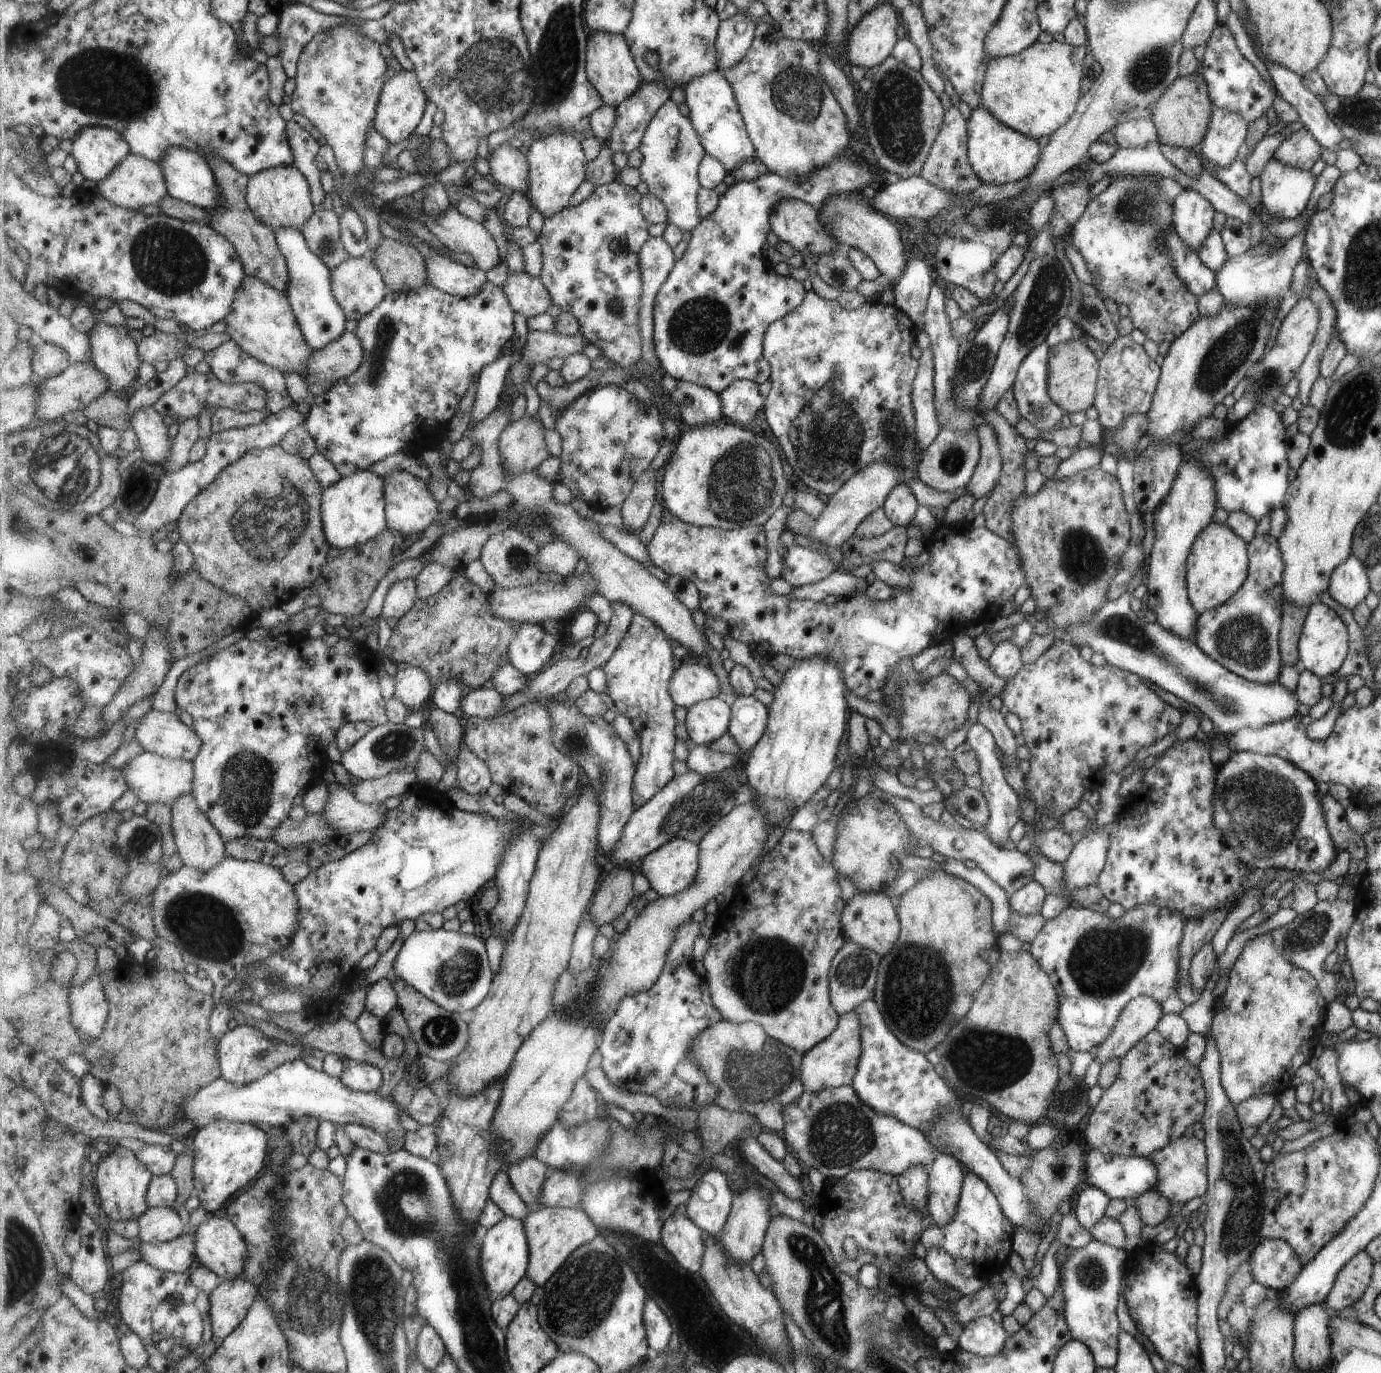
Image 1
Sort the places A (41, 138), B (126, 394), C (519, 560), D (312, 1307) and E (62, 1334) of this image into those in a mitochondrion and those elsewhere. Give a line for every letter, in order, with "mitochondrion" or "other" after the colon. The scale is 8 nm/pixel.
A: other
B: other
C: mitochondrion
D: mitochondrion
E: other

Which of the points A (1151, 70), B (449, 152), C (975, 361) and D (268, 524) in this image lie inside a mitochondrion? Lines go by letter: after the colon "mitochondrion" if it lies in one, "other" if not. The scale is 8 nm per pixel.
A: mitochondrion
B: other
C: mitochondrion
D: mitochondrion

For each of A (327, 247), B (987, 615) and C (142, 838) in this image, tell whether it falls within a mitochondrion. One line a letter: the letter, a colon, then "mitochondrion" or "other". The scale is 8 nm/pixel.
A: mitochondrion
B: other
C: mitochondrion

